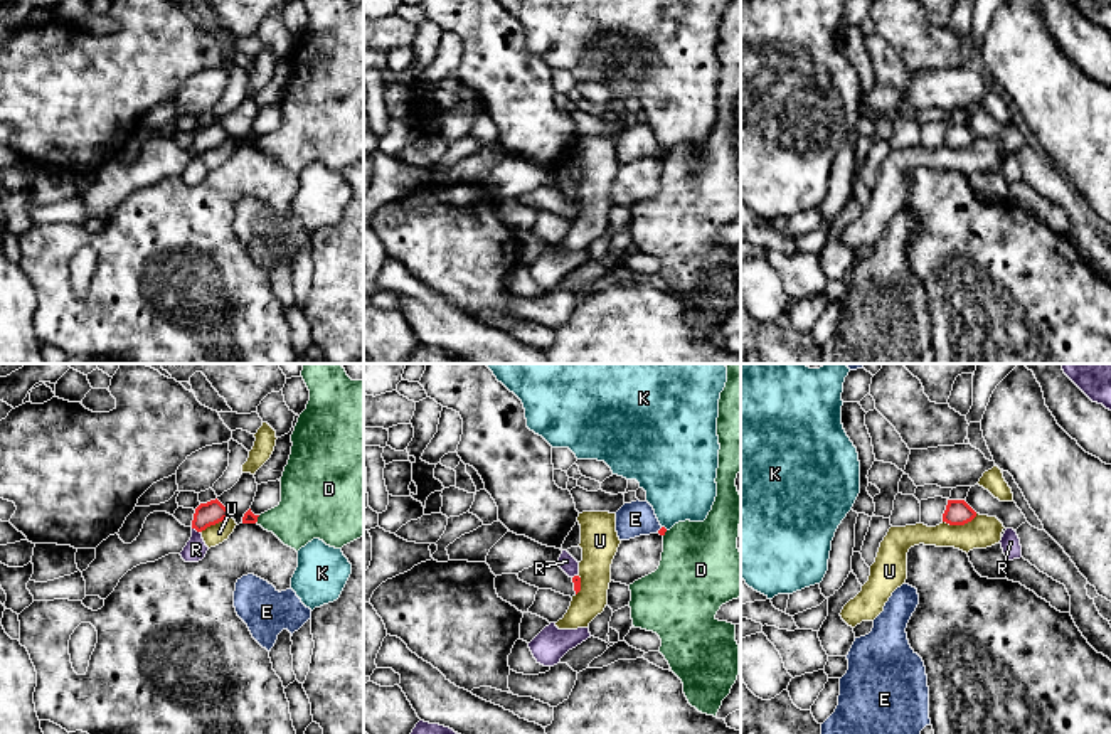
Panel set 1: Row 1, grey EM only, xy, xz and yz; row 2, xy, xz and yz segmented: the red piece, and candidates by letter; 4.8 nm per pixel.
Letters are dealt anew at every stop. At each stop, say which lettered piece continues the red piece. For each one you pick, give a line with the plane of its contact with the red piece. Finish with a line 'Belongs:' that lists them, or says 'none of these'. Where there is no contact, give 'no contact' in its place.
Belongs: none of these

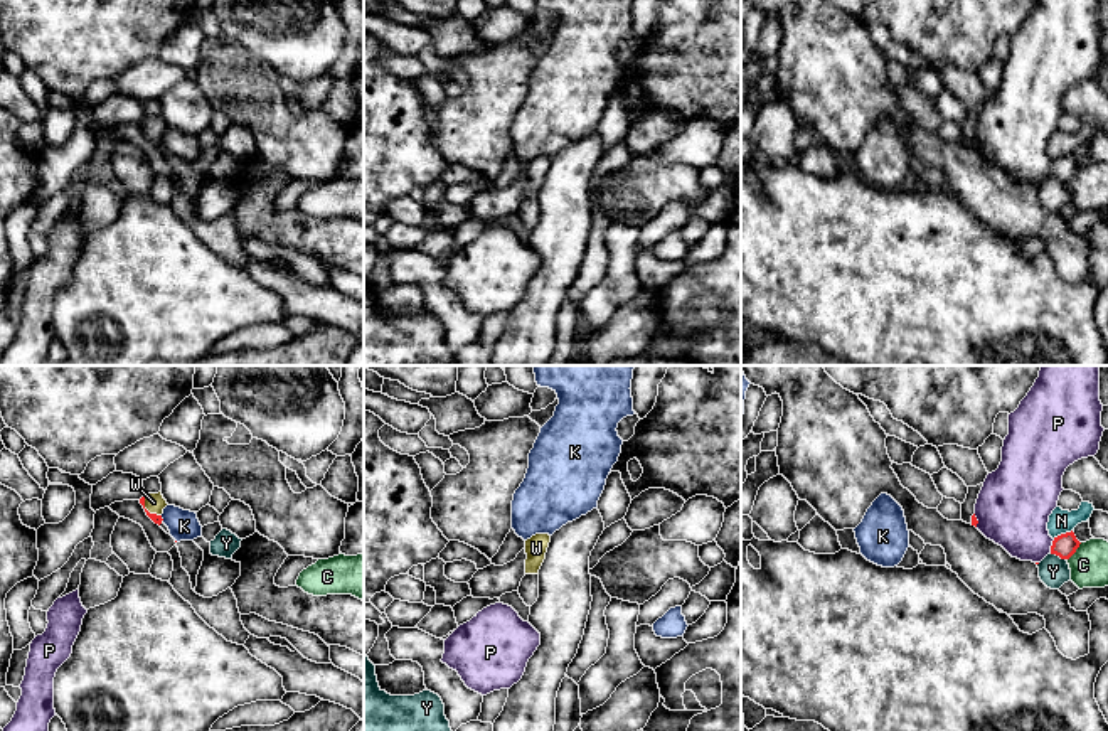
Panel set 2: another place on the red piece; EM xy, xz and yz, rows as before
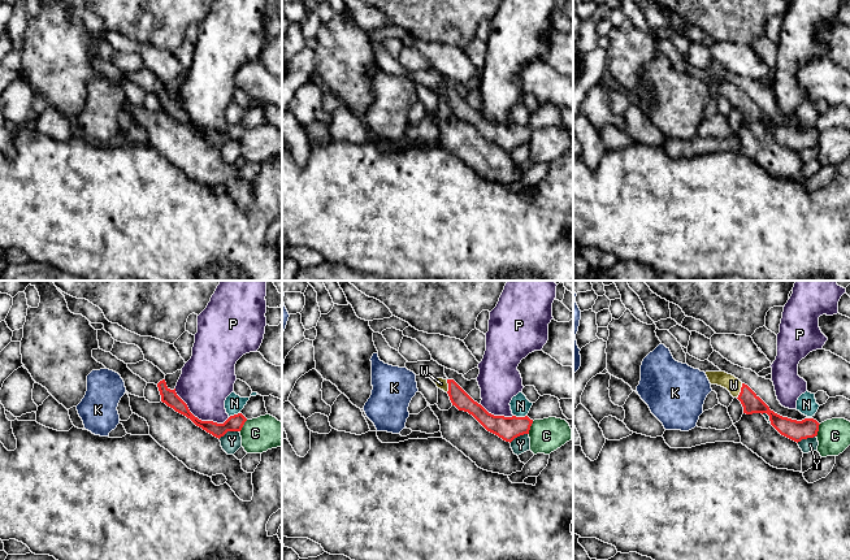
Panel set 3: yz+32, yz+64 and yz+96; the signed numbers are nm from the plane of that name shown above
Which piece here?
W: xy
Belongs: W

